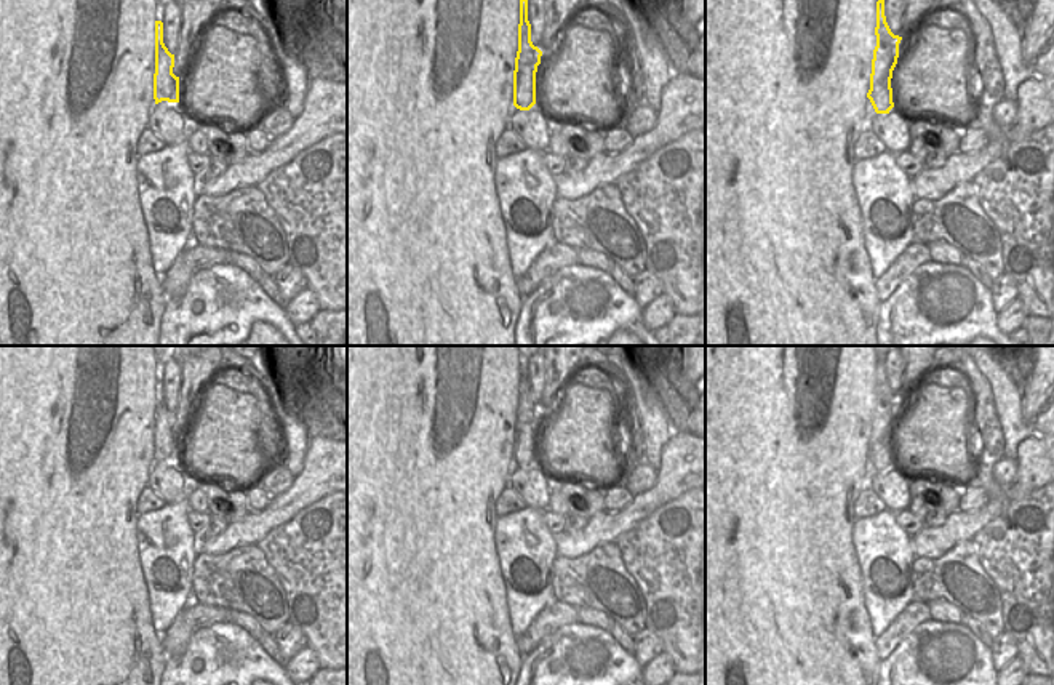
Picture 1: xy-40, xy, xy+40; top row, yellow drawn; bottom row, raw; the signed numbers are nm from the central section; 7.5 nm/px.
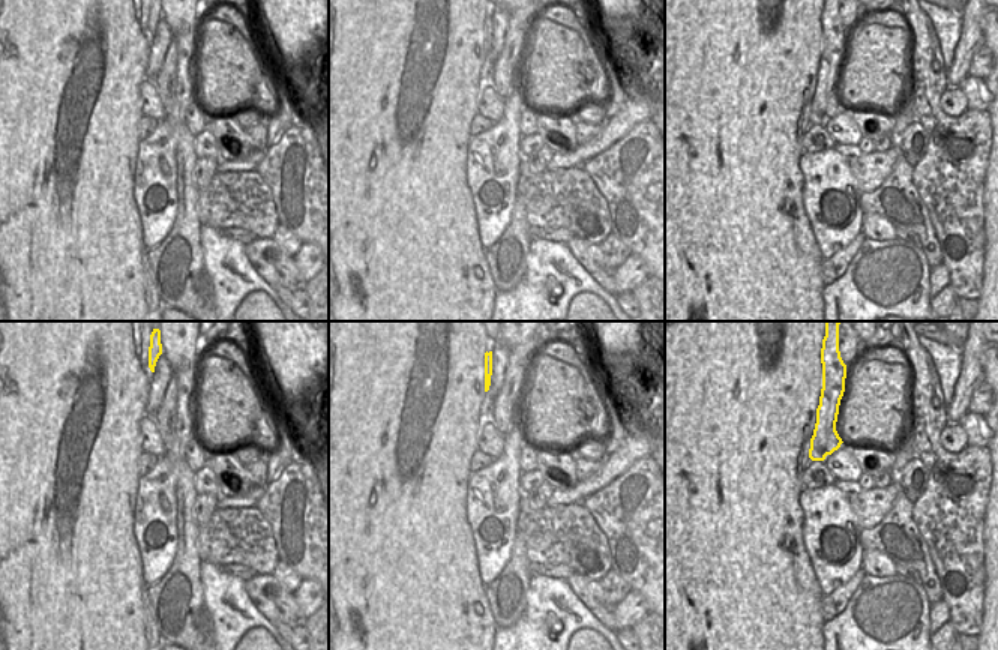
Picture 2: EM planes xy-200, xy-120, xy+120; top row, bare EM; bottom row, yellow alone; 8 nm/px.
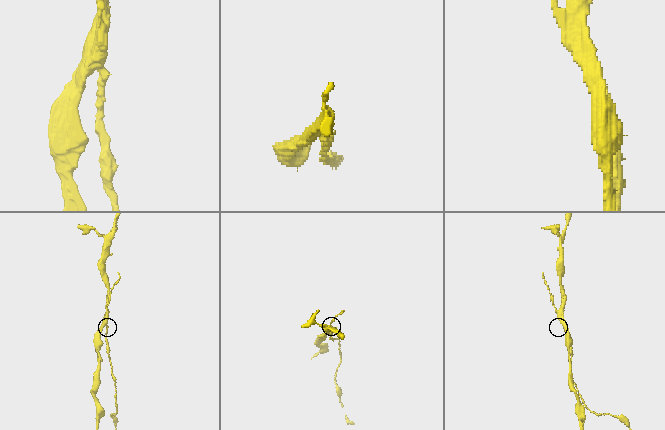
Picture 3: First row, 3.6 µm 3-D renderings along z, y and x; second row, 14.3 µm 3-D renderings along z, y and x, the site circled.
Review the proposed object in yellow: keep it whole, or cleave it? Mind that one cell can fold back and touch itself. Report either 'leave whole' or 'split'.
split

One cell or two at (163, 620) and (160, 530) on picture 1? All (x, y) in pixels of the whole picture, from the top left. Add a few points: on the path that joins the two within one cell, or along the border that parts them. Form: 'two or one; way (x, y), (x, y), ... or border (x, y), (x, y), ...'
one; way (163, 597), (152, 584), (152, 562), (160, 552)

